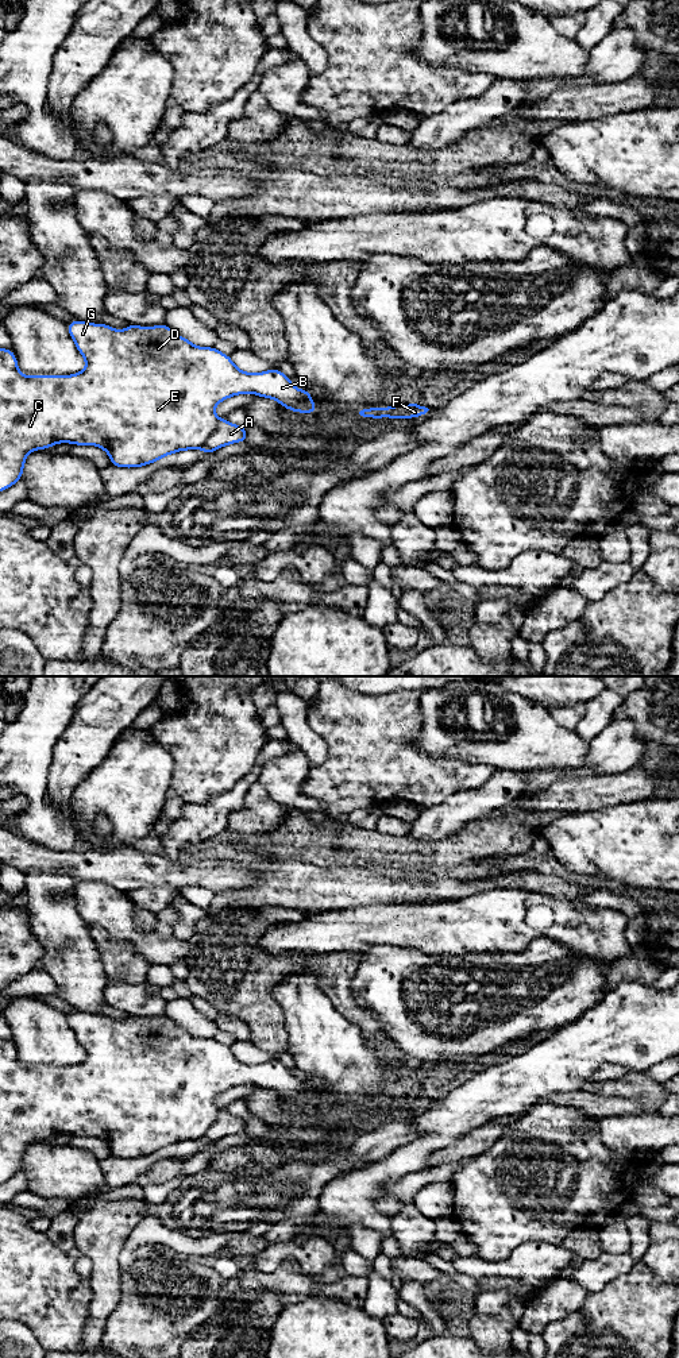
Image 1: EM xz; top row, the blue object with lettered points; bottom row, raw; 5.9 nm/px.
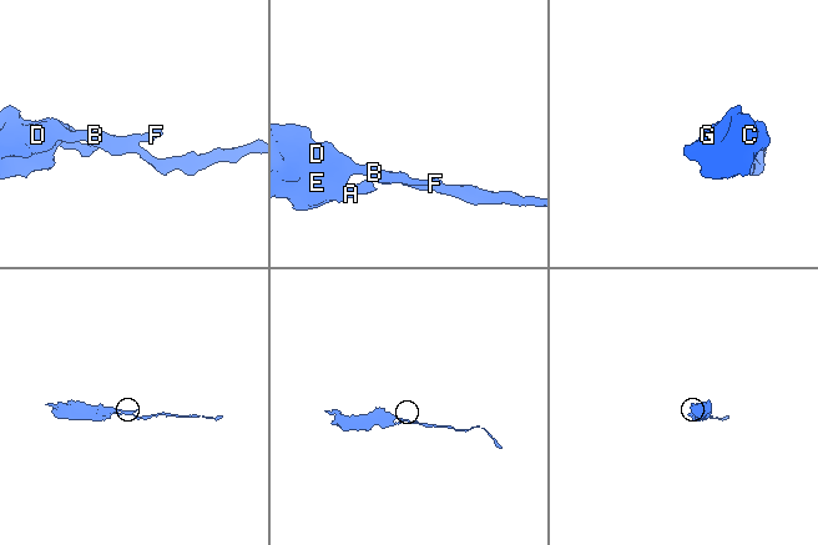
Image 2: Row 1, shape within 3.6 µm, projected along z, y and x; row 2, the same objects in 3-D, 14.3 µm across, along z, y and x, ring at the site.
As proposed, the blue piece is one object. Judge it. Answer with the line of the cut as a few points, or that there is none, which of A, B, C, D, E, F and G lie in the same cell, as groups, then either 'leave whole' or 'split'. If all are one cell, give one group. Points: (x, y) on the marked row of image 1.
cut in xz along (219, 420), (215, 431), (200, 447); A / B C D E F G; split

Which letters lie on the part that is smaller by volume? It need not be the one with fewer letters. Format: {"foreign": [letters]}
{"foreign": ["A"]}

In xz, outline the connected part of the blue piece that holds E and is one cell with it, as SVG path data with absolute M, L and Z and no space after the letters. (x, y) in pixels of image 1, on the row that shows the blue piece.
M73 320L67 331L86 362L86 367L73 375L26 377L19 371L13 351L0 348L0 491L22 479L30 452L58 443L97 445L109 455L112 466L126 468L147 466L178 451L201 448L219 423L215 406L236 394L252 393L273 398L293 412L317 413L309 391L297 389L278 369L255 374L242 371L228 355L215 347L194 346L166 324L128 324L117 331L103 323Z

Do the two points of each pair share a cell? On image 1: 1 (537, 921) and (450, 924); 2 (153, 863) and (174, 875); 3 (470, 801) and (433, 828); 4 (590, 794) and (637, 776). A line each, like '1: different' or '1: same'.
1: same
2: same
3: same
4: same

